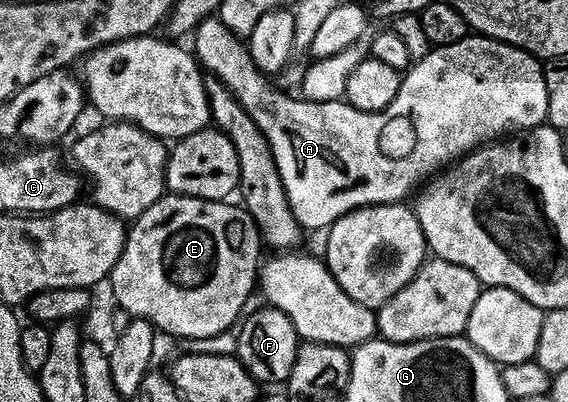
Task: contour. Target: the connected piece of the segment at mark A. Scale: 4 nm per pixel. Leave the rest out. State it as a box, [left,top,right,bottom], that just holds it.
[192,18,548,230]

